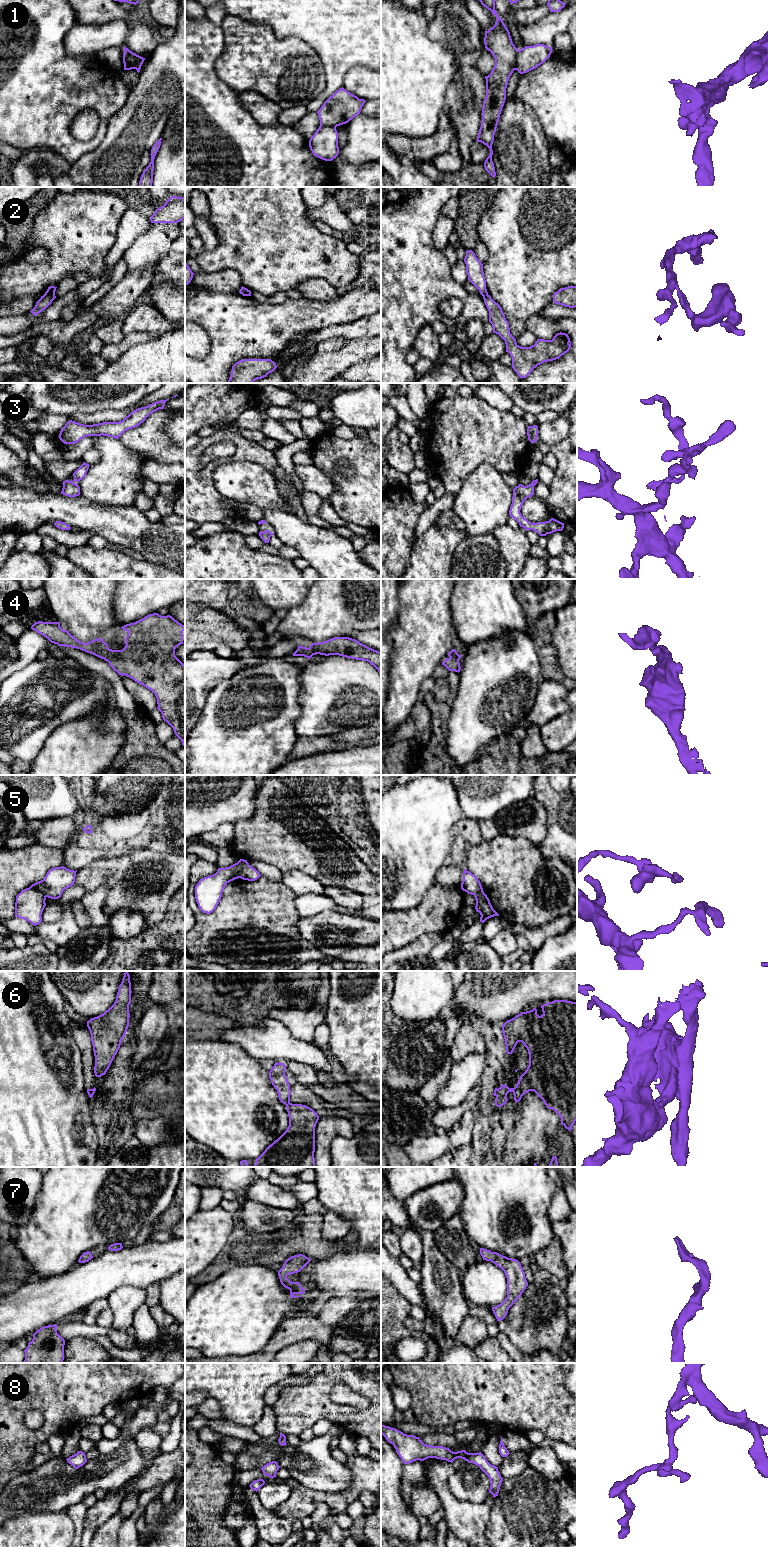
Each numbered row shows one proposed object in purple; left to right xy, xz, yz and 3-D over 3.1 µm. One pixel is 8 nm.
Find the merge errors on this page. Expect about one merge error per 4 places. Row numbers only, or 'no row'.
1, 2, 5, 6

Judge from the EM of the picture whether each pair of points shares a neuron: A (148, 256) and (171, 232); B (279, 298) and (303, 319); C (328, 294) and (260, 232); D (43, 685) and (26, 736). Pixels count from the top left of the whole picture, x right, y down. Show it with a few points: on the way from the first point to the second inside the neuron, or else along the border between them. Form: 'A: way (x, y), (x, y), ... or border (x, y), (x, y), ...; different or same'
A: way (154, 250), (168, 238); same
B: border (288, 298), (281, 303), (266, 302); different
C: border (334, 287), (323, 279), (307, 278), (293, 288); different
D: way (38, 698), (26, 713), (26, 723); same

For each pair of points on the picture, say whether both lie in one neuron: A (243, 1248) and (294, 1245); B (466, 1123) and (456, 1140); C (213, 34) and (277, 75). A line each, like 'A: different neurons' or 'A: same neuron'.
A: same neuron
B: same neuron
C: different neurons

